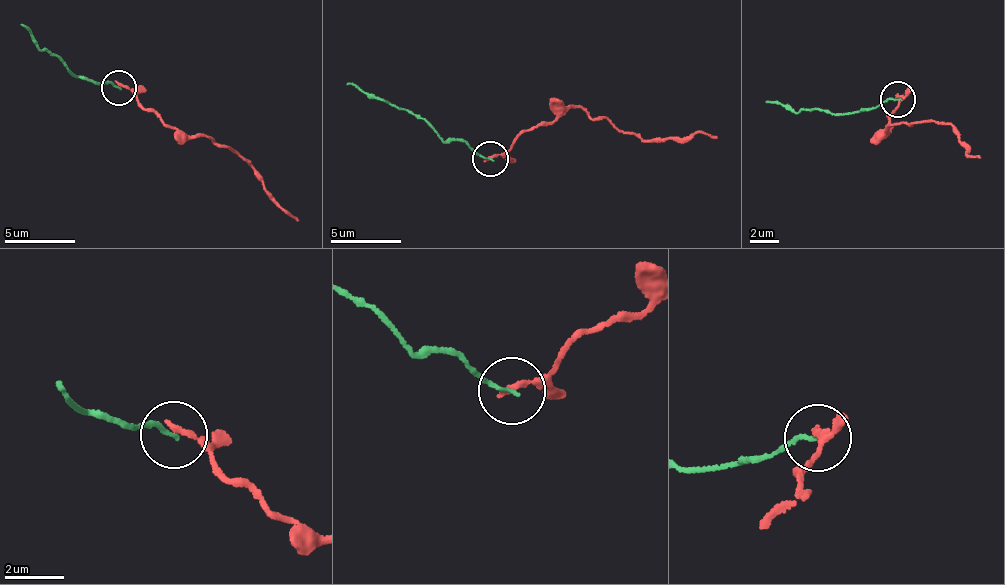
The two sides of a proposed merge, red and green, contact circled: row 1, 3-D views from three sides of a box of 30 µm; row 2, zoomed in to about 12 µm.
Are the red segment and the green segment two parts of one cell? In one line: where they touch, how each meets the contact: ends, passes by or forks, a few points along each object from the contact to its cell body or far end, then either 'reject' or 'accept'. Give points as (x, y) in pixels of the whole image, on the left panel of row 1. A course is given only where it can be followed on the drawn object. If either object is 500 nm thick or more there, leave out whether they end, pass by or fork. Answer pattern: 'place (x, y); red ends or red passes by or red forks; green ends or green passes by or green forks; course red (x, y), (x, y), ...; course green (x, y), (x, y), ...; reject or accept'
place (119, 87); red ends; green ends; course red (119, 87), (167, 124), (230, 145), (234, 153), (250, 160), (252, 170), (297, 221); course green (119, 87), (72, 77), (58, 56), (37, 50), (22, 25); reject

